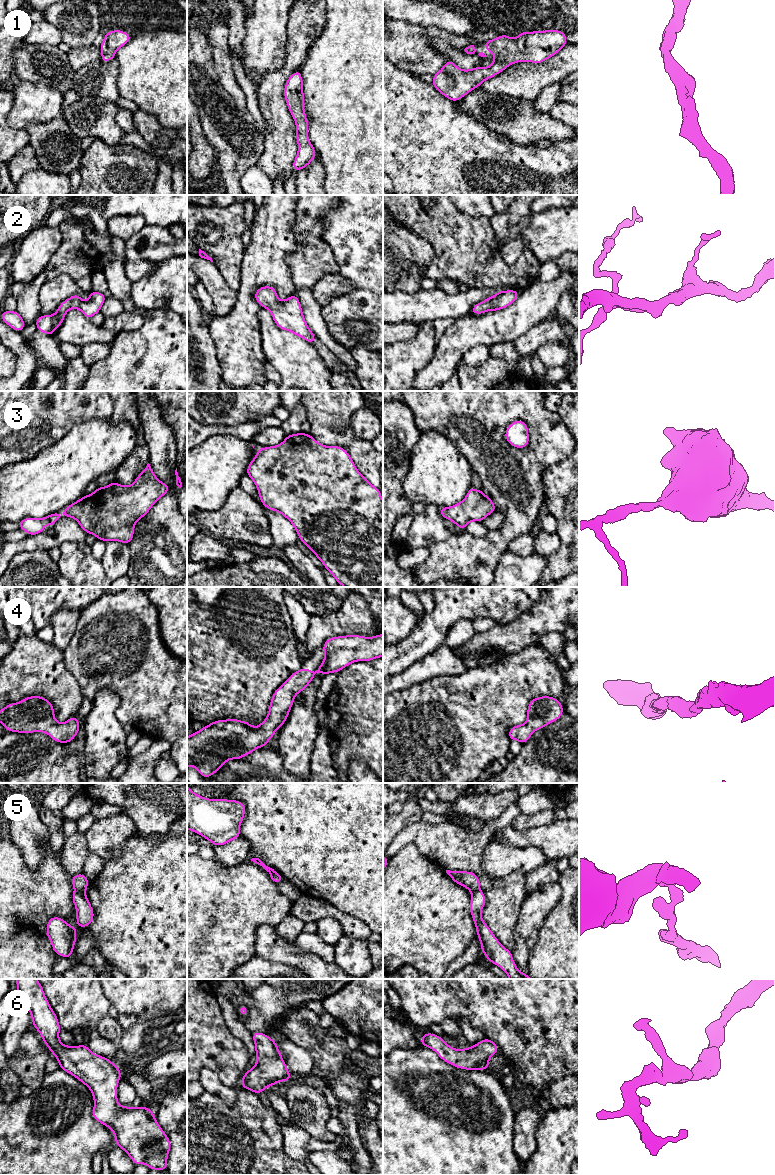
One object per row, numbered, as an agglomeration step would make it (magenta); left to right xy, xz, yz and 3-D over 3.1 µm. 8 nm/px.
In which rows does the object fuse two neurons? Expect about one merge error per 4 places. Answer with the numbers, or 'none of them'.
5

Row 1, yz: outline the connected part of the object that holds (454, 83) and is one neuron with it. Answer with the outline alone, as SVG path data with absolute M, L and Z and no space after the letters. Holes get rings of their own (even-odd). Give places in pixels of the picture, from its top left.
M560 30L520 32L516 39L505 34L500 35L483 43L484 47L494 54L494 62L489 67L474 67L470 70L462 70L453 61L447 60L443 68L433 75L431 84L446 98L456 102L479 87L485 80L496 76L514 63L528 61L538 64L551 58L567 45L566 37L567 34Z

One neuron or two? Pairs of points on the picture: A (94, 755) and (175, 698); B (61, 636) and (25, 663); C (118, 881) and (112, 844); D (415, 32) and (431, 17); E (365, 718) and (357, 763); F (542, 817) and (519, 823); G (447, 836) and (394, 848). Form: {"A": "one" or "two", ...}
{"A": "two", "B": "two", "C": "two", "D": "two", "E": "two", "F": "one", "G": "one"}

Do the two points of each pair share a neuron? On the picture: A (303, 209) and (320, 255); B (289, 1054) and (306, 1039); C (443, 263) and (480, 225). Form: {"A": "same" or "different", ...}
{"A": "same", "B": "different", "C": "same"}

